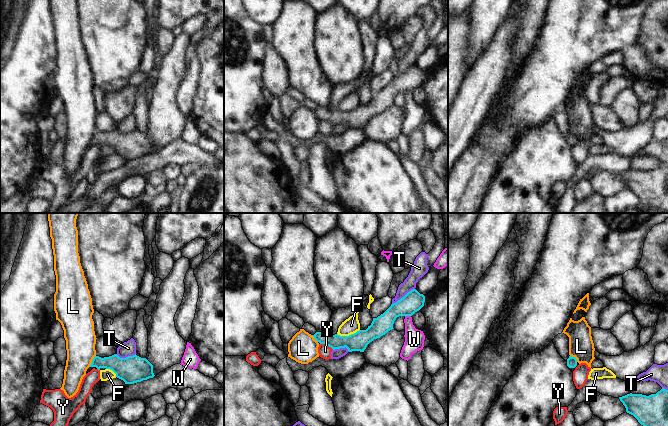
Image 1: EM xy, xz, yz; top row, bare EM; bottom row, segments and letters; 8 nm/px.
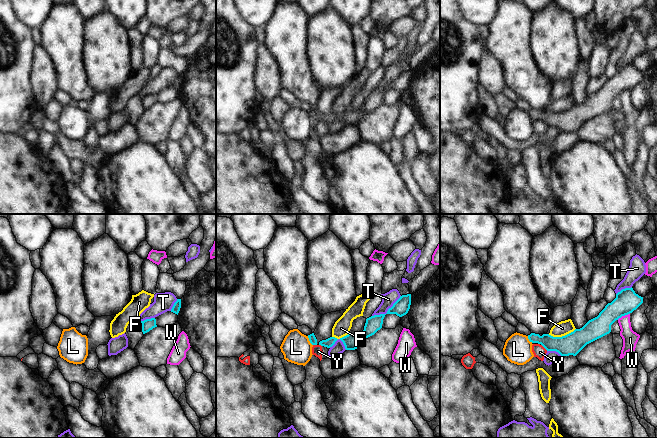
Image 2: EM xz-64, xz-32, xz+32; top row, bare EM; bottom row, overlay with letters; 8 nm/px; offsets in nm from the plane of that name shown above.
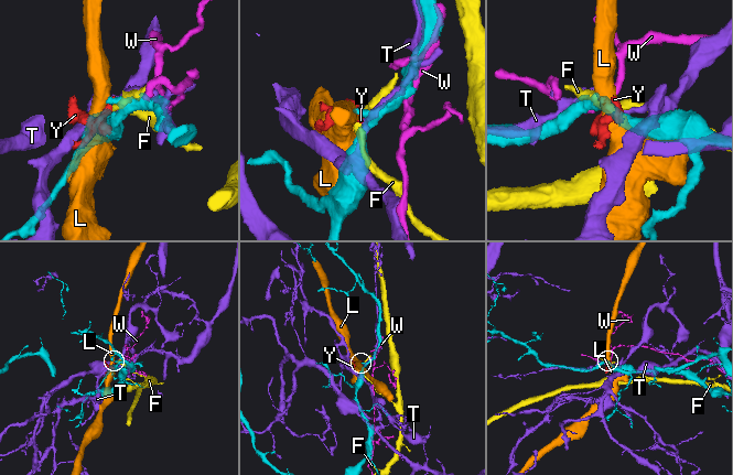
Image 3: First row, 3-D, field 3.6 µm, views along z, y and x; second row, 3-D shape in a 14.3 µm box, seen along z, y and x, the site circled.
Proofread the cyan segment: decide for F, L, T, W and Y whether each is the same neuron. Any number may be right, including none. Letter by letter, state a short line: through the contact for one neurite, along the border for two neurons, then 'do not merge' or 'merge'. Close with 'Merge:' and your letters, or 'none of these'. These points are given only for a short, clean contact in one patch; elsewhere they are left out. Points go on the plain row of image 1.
F: line xz (359, 105), (348, 111), (337, 110); do not merge
L: do not merge
T: do not merge
W: line xz (410, 91), (405, 93); do not merge
Y: line xz (320, 119), (324, 119), (333, 125); do not merge
Merge: none of these

